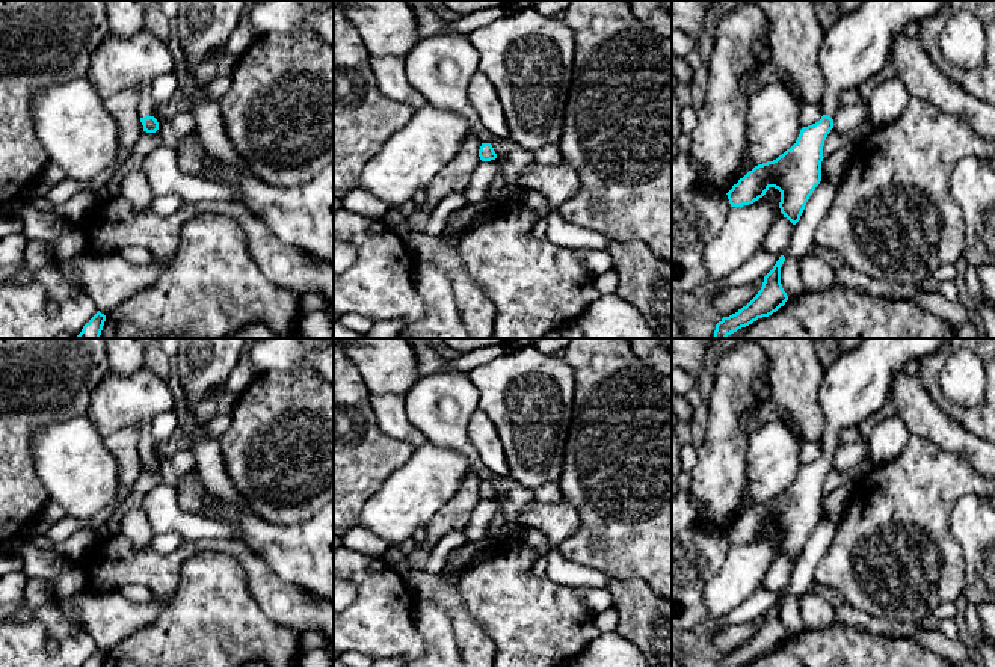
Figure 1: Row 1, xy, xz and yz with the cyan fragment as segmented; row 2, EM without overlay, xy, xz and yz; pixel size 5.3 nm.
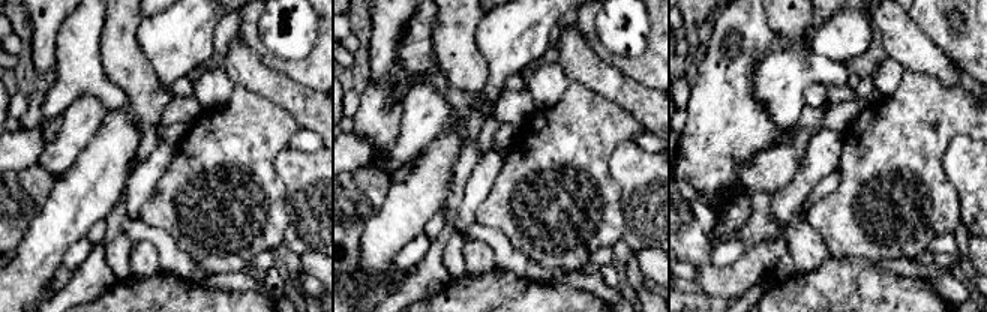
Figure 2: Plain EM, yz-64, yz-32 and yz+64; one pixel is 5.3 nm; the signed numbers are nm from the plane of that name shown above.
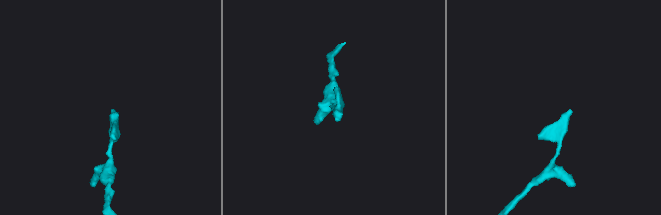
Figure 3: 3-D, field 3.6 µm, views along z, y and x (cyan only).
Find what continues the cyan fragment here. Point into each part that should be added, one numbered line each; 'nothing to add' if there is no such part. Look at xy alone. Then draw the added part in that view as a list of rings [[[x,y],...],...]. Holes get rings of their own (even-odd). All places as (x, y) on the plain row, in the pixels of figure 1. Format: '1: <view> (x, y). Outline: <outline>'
1: xy (118, 402). Outline: [[[149,367],[130,376],[107,373],[95,386],[86,409],[88,420],[101,438],[136,426],[140,432],[140,456],[154,454],[152,420],[174,410],[174,395],[166,380]]]

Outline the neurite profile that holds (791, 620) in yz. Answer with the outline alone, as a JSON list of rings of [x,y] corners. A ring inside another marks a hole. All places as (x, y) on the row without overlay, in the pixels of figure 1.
[[[788,595],[781,605],[781,622],[788,637],[799,635],[805,631],[800,613],[800,596]]]

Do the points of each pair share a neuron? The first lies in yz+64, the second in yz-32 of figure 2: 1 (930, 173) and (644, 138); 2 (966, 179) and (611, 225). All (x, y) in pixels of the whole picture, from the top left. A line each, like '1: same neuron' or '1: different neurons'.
1: different neurons
2: different neurons

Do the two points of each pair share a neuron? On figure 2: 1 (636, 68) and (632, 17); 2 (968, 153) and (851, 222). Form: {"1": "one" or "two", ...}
{"1": "two", "2": "two"}

